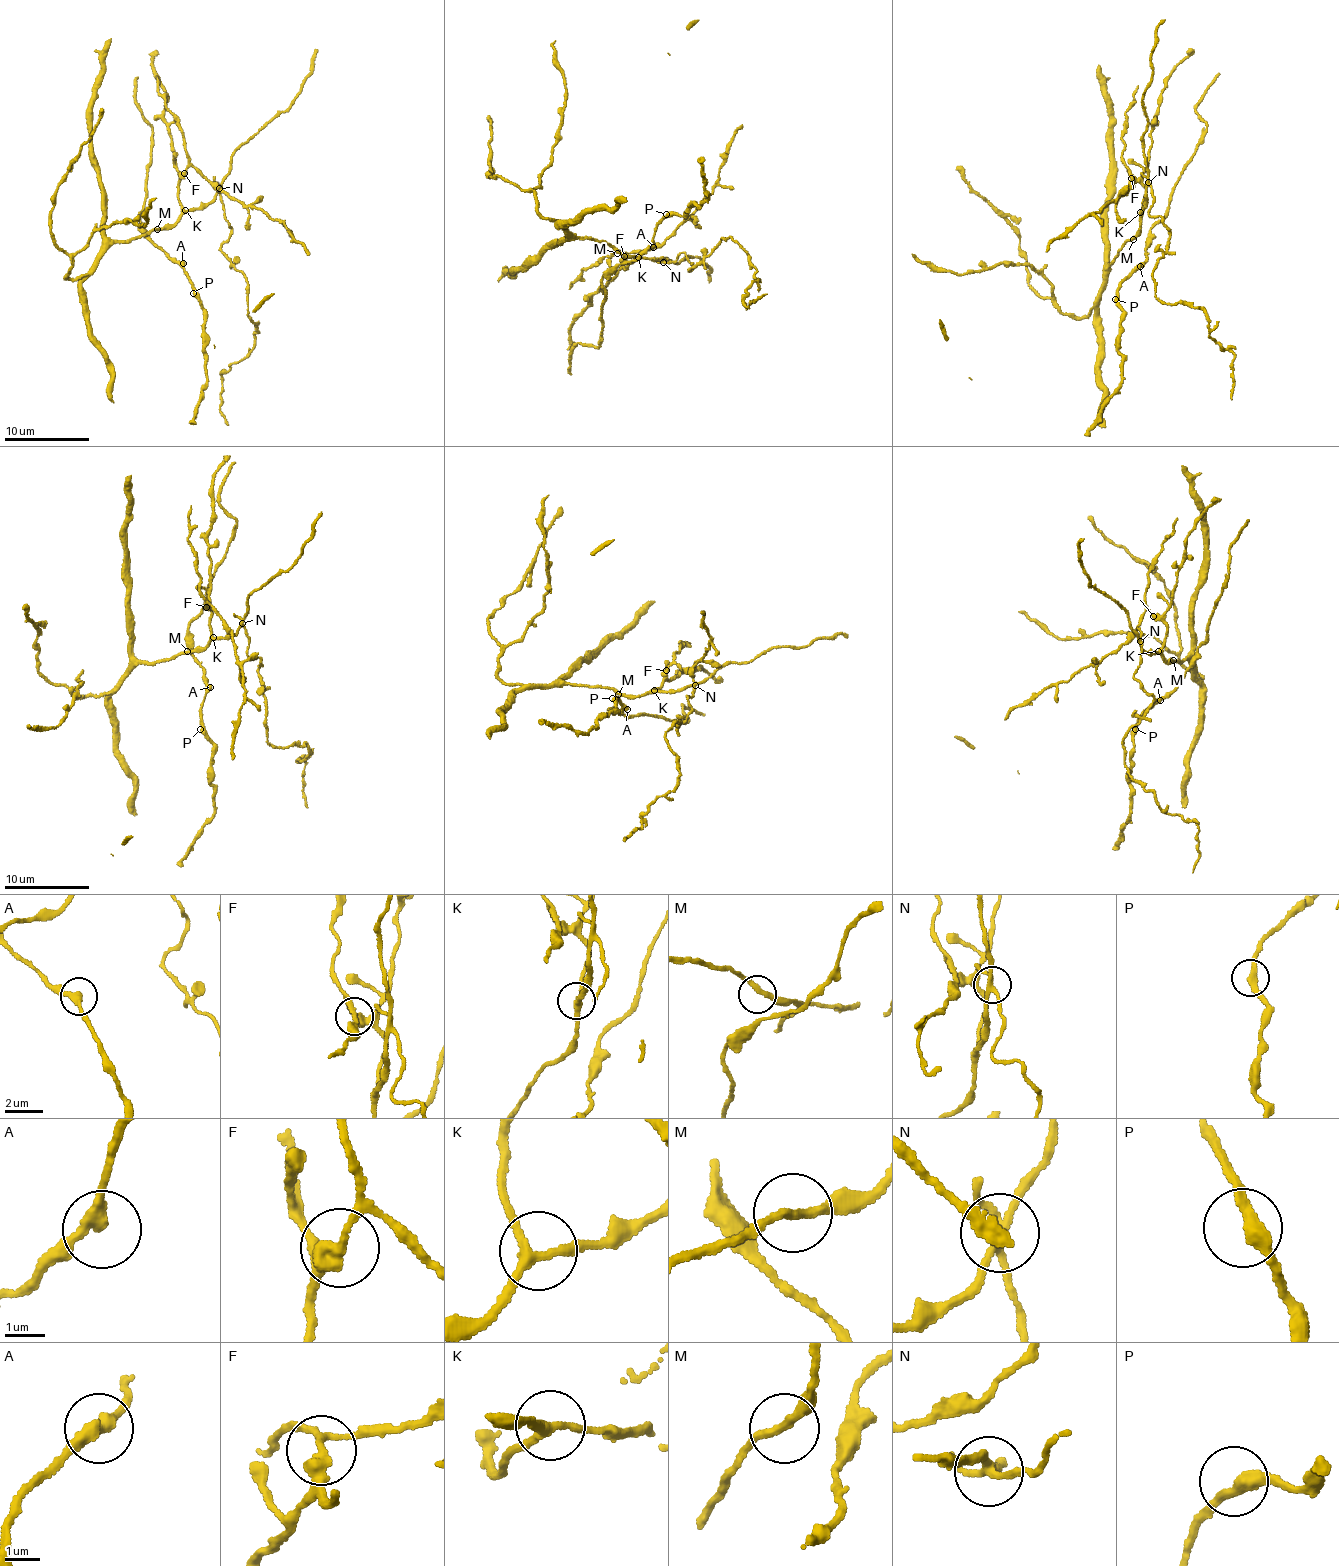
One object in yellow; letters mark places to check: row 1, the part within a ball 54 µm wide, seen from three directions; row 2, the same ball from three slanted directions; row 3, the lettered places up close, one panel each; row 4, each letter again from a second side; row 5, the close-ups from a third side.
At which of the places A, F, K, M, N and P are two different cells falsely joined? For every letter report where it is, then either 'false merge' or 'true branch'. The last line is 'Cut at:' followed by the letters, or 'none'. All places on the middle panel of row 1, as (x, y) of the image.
A: (653, 247) | true branch
F: (624, 256) | false merge
K: (638, 257) | true branch
M: (617, 253) | true branch
N: (663, 262) | false merge
P: (666, 214) | true branch
Cut at: F, N

